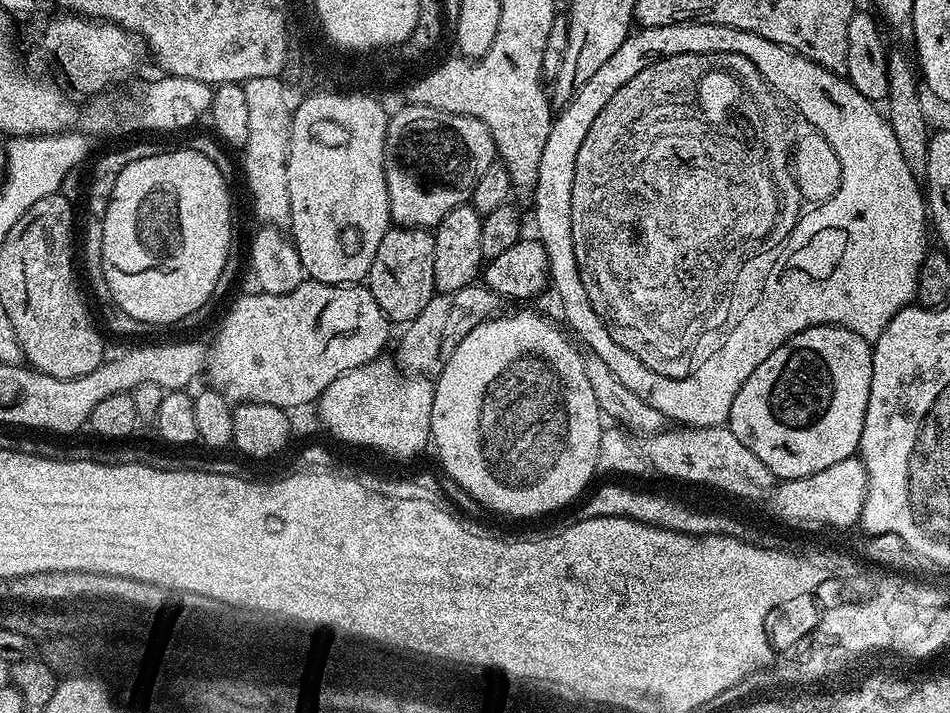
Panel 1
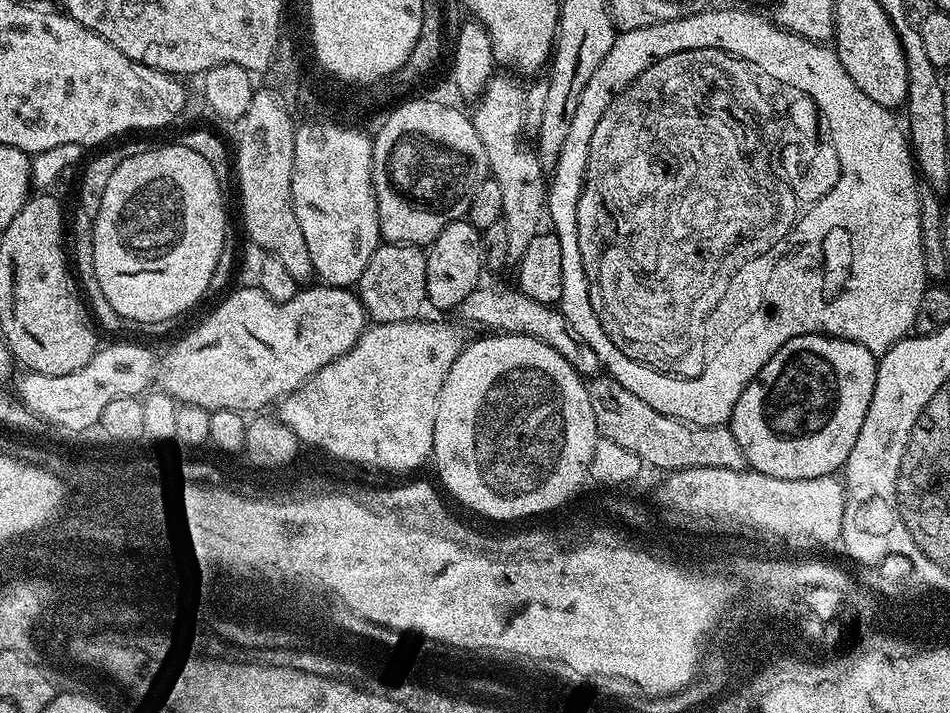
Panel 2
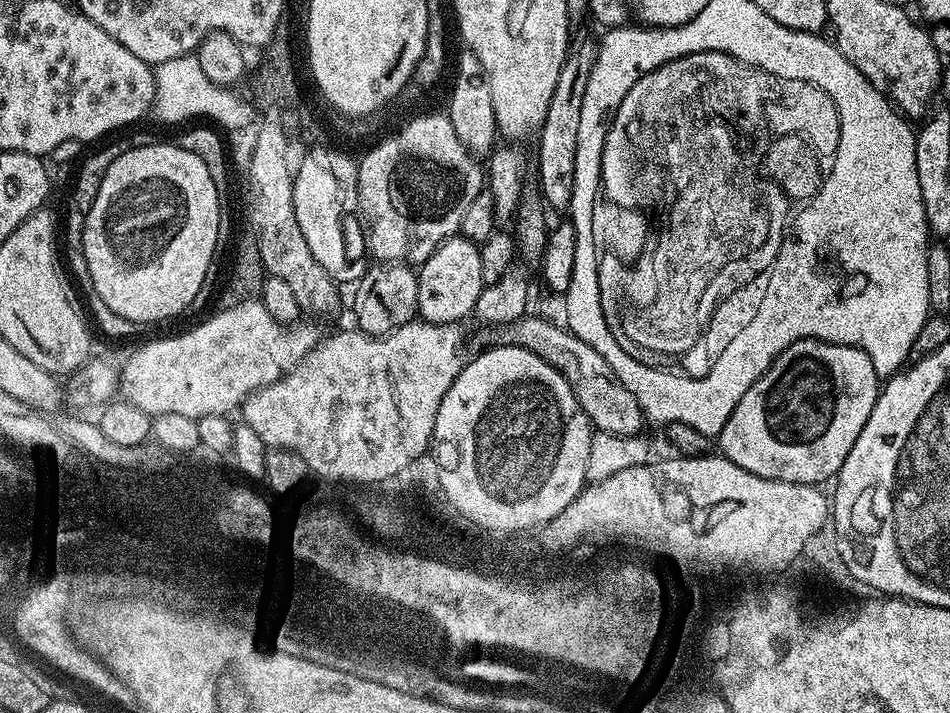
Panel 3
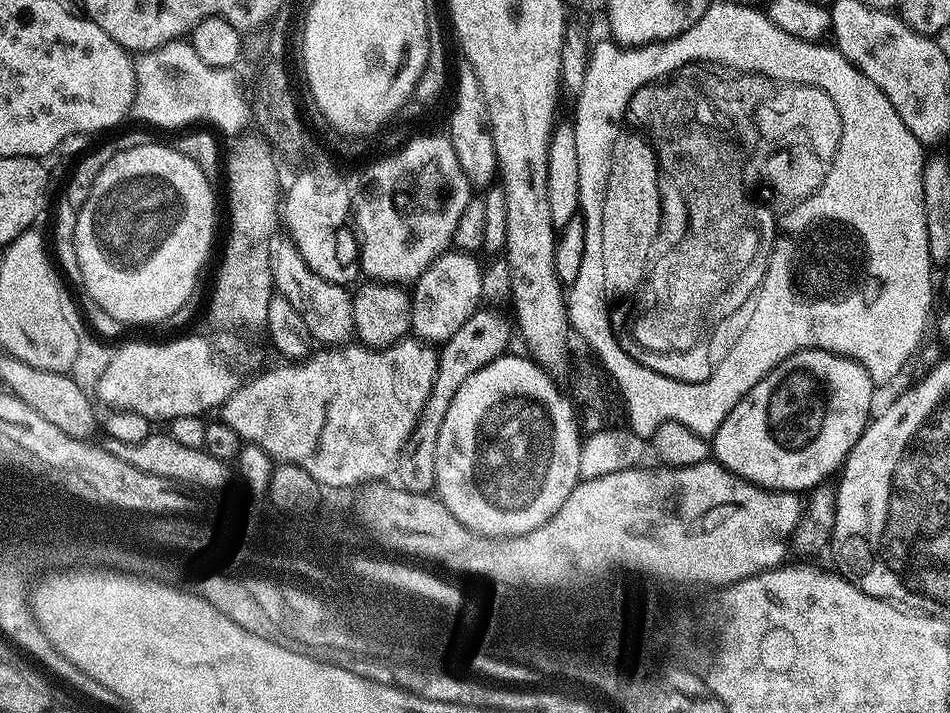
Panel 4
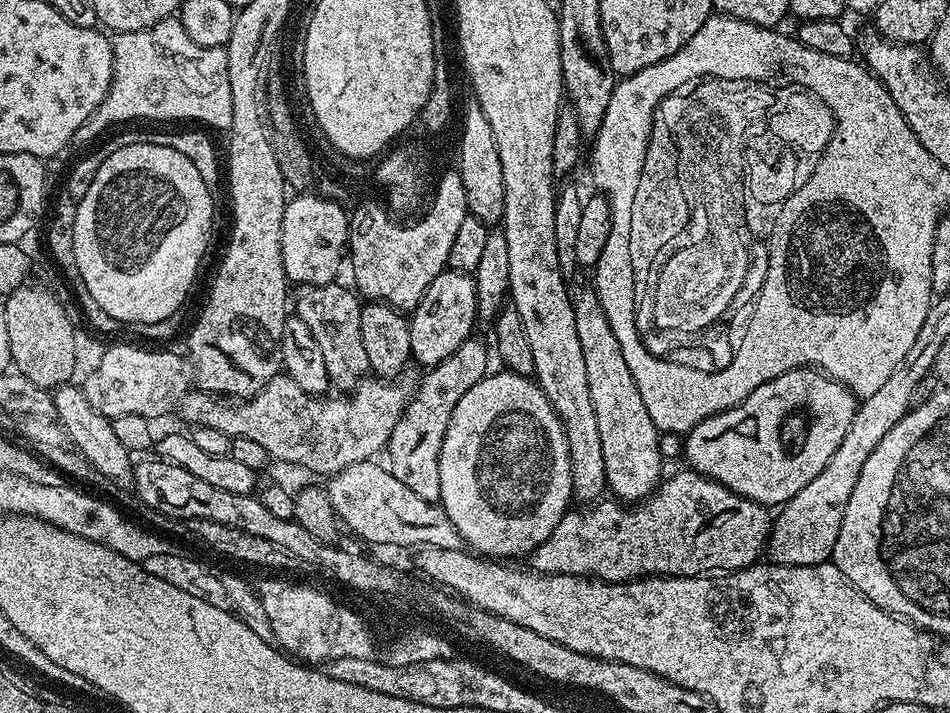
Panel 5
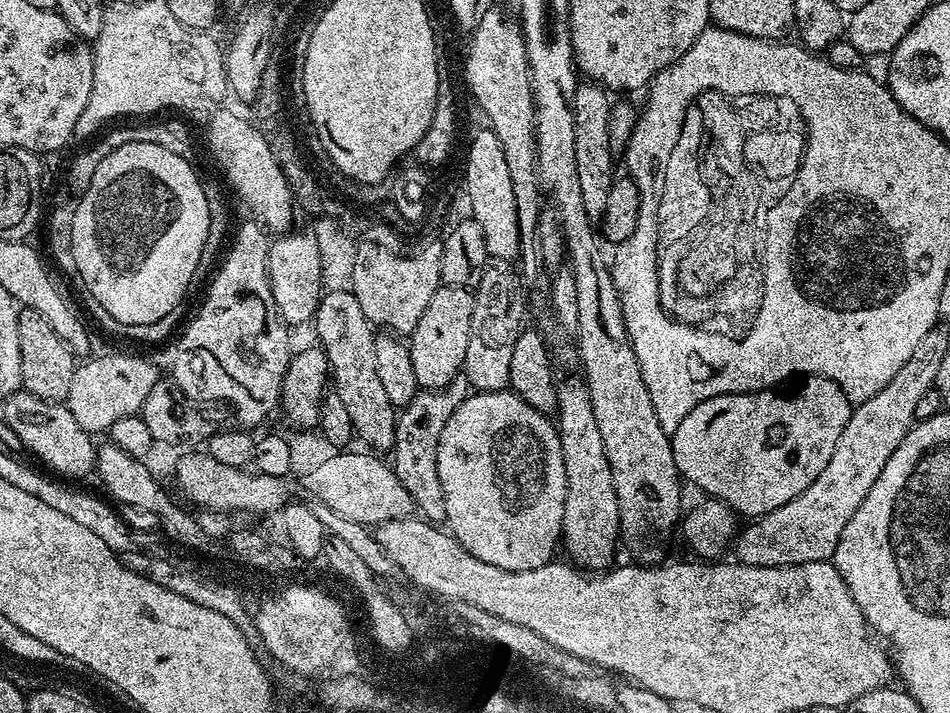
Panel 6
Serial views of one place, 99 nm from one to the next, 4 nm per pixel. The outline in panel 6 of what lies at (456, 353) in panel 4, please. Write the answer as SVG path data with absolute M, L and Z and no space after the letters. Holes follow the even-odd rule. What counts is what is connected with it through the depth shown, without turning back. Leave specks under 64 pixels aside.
M461 374L442 389L417 392L405 408L399 409L396 418L394 446L390 453L392 473L406 486L413 509L429 524L440 526L446 521L446 494L442 494L442 478L438 478L438 438L442 438L442 430L446 430L450 414L462 406L469 394L468 380Z

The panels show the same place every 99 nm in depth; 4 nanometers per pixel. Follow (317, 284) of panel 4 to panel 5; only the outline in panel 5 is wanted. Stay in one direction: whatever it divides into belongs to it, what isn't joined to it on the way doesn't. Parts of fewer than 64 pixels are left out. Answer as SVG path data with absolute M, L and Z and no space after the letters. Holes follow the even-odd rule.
M340 282L322 286L304 286L294 296L294 314L310 326L318 350L322 350L322 359L326 362L329 381L337 389L348 390L369 375L366 349L362 347L362 318L360 310L362 300L351 287L343 288Z

